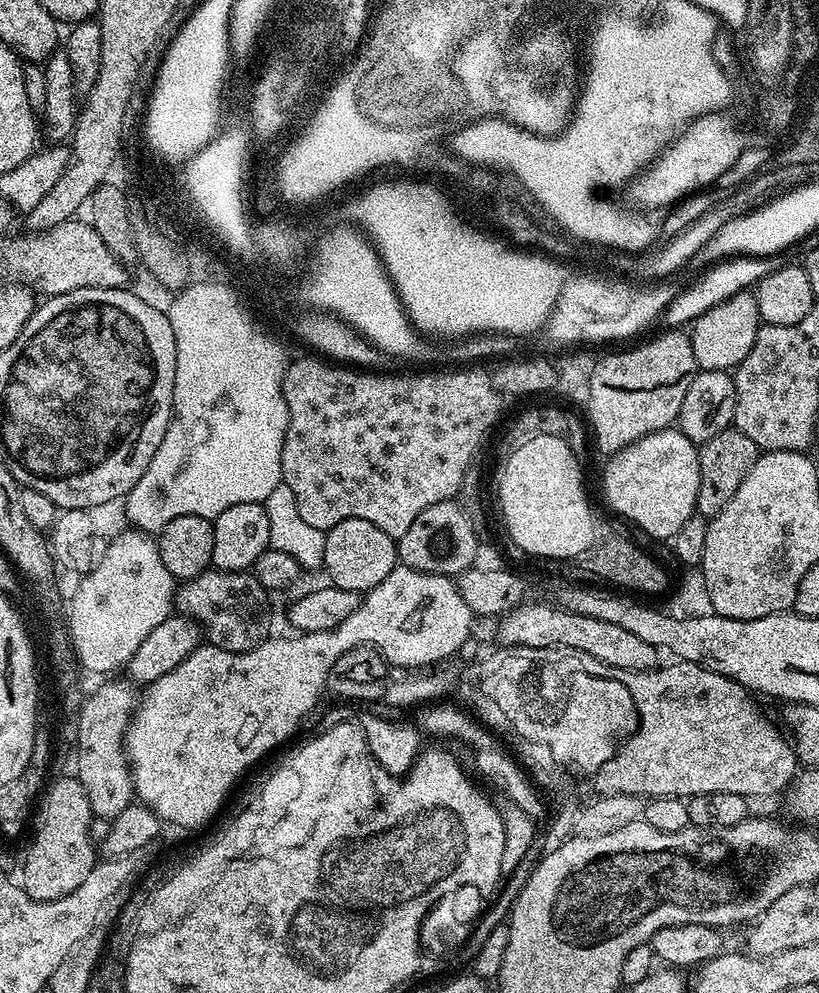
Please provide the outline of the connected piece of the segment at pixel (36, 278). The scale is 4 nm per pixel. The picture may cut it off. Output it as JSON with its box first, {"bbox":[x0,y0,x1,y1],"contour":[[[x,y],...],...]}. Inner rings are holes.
{"bbox":[4,218,129,298],"contour":[[[79,218],[10,241],[4,248],[4,260],[10,271],[20,271],[26,279],[32,279],[31,287],[44,298],[83,288],[122,288],[129,283],[129,269],[107,248],[92,225]]]}

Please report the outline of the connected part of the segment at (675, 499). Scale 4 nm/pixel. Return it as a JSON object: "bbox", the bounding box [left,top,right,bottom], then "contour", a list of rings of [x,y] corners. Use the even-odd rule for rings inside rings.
{"bbox":[600,427,700,541],"contour":[[[675,427],[663,428],[661,432],[651,432],[639,436],[631,444],[623,445],[607,457],[604,464],[604,477],[600,480],[600,488],[604,491],[604,500],[620,516],[625,516],[632,524],[637,524],[648,536],[656,540],[671,541],[674,534],[685,529],[684,523],[696,512],[696,499],[700,485],[700,471],[697,445]]]}

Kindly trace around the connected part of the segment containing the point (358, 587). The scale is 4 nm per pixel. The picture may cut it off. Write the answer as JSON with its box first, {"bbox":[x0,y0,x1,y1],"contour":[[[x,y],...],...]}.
{"bbox":[322,518,398,594],"contour":[[[350,518],[349,520],[338,522],[332,528],[327,529],[323,535],[324,557],[322,572],[328,575],[327,583],[331,587],[366,594],[371,588],[378,586],[378,582],[382,582],[386,578],[386,574],[390,574],[398,566],[396,540],[362,518]]]}

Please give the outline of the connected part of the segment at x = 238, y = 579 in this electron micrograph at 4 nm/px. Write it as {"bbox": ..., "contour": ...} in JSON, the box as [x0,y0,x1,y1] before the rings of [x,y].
{"bbox":[178,570,264,652],"contour":[[[205,570],[179,585],[178,608],[180,604],[181,610],[185,612],[181,613],[195,621],[202,632],[204,627],[209,645],[225,648],[227,652],[248,652],[262,639],[260,623],[264,616],[260,613],[256,588],[257,581],[244,572]]]}

